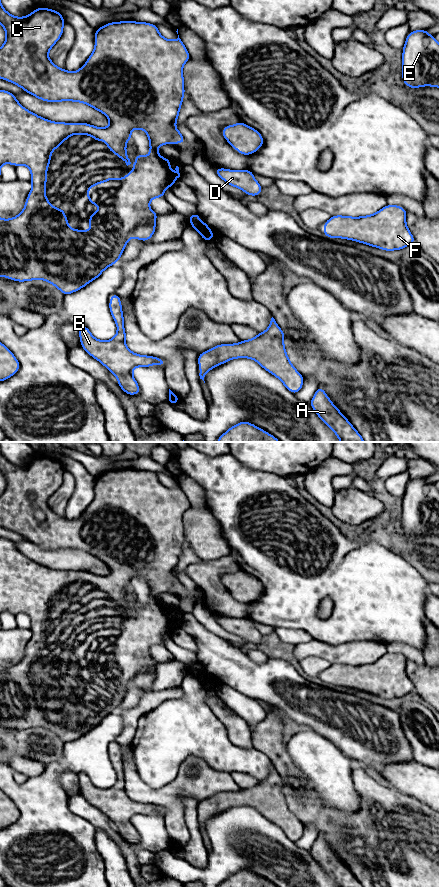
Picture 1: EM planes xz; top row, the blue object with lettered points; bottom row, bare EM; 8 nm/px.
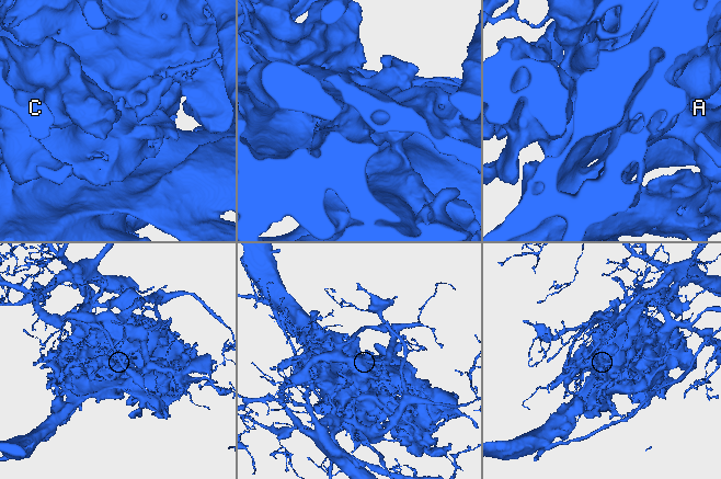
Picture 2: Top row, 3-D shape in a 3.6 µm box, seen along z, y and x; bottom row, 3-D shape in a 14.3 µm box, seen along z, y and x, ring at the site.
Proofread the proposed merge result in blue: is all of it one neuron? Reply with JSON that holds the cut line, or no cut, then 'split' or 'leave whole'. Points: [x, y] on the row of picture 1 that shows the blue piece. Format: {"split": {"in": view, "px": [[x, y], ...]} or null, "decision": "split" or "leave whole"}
{"split": {"in": "xz", "px": [[198, 219], [191, 223]]}, "decision": "split"}

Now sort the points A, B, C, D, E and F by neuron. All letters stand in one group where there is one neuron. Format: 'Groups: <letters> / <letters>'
Groups: A B C D F / E

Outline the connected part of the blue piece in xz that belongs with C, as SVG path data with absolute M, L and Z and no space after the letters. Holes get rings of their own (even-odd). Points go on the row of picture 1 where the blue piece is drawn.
M0 1L0 24L4 27L6 32L6 40L2 45L2 47L0 48L0 78L1 79L16 84L17 86L25 90L27 93L43 101L47 101L47 102L74 101L74 102L85 103L91 106L92 108L94 108L95 110L102 112L104 115L108 117L110 121L109 126L106 128L96 127L87 123L53 122L43 117L39 117L35 113L32 113L26 108L22 107L21 104L18 102L18 100L15 98L14 94L5 90L0 90L0 167L5 163L13 164L15 167L19 165L27 166L31 171L31 184L32 184L32 189L28 194L23 211L20 214L18 214L16 217L11 219L0 218L0 277L7 277L13 281L19 281L19 282L41 279L53 284L64 295L71 294L83 288L84 286L86 286L96 278L98 278L106 268L116 264L116 262L121 258L125 246L127 245L127 242L131 237L147 242L156 231L155 220L159 215L149 208L150 201L153 198L158 198L158 197L165 198L164 190L167 187L173 187L173 184L176 181L176 179L180 177L179 167L176 166L175 170L177 172L172 173L170 170L171 159L166 159L161 157L157 152L157 148L163 144L186 143L186 140L184 139L180 131L175 128L175 124L177 123L180 107L182 105L183 97L185 94L182 69L184 64L190 59L190 55L185 45L179 38L179 35L176 40L168 40L161 36L161 34L158 31L158 27L155 24L149 24L146 22L134 22L134 21L111 22L98 28L95 31L95 40L94 40L95 49L91 53L86 63L78 71L69 72L66 69L58 68L48 57L49 50L62 37L65 21L61 15L61 12L54 11L48 8L38 7L26 17L15 17L9 14L2 7ZM137 128L143 129L149 138L149 144L150 144L149 155L147 157L143 157L137 152L136 163L134 165L133 171L130 172L125 177L122 177L121 179L117 179L116 177L111 177L106 179L105 181L96 182L90 187L88 187L88 189L86 190L88 201L90 201L93 204L93 206L98 204L100 204L101 206L97 212L94 212L88 218L88 220L90 221L89 231L86 232L80 229L79 230L72 229L68 225L68 220L65 212L61 208L54 208L51 205L51 203L47 200L47 196L45 195L45 190L46 190L45 184L48 181L46 177L46 173L48 170L48 165L51 161L52 151L56 148L59 148L59 146L68 137L74 134L91 135L94 140L97 141L105 140L108 149L111 152L115 153L119 158L121 158L128 166L131 164L131 162L126 153L126 144L128 140L132 139L131 131Z

